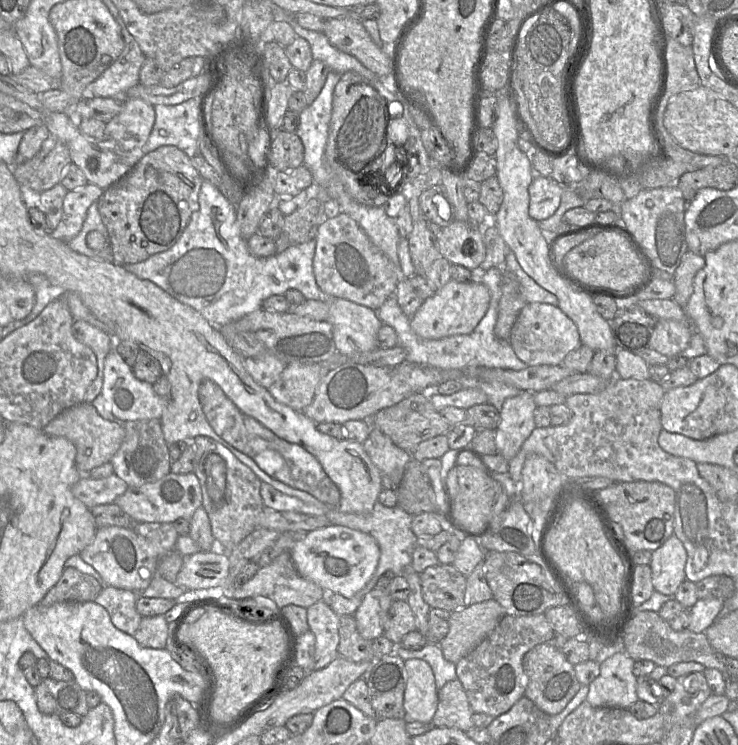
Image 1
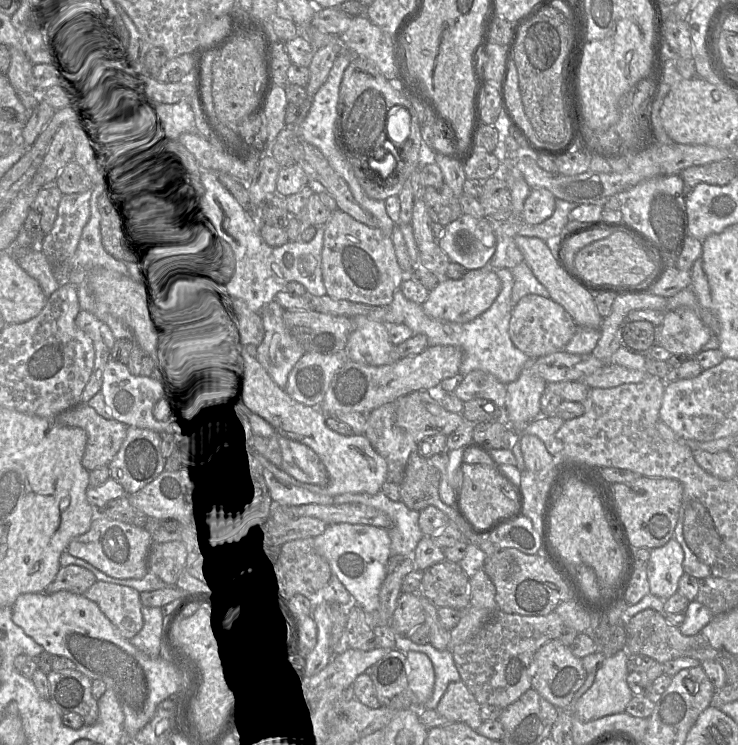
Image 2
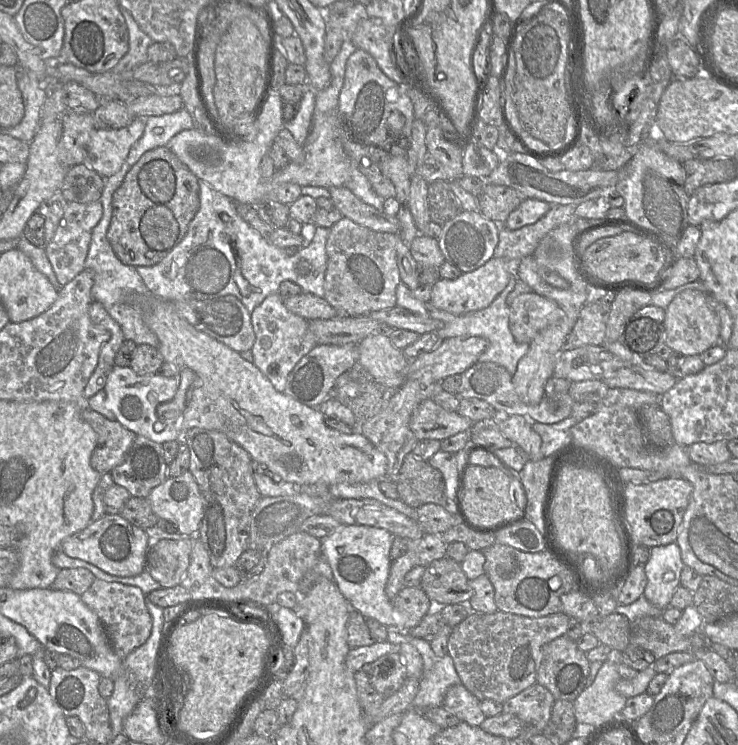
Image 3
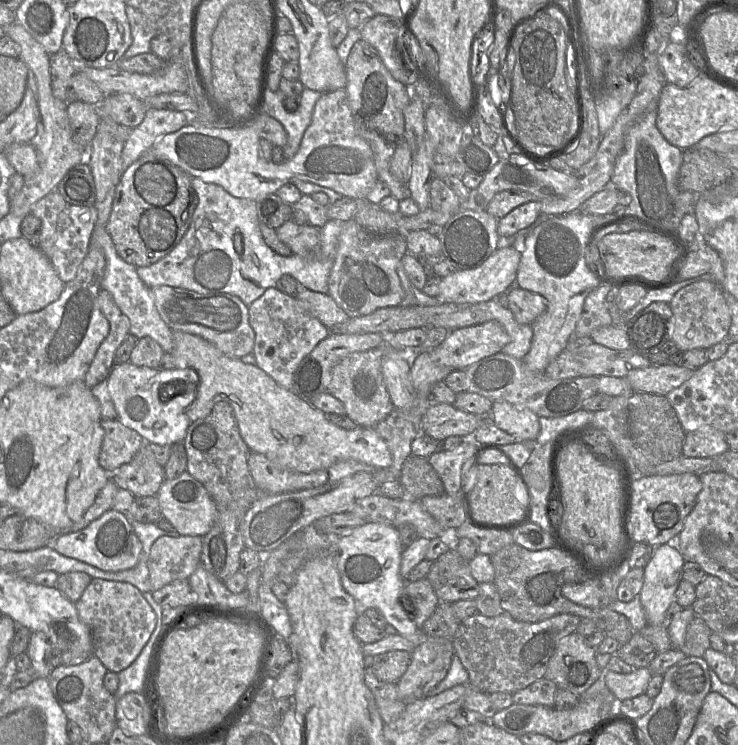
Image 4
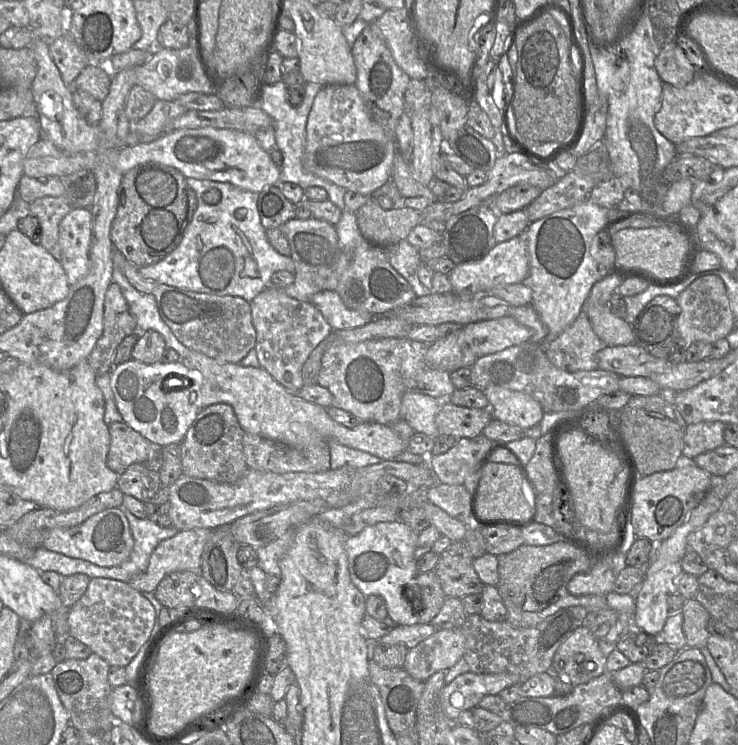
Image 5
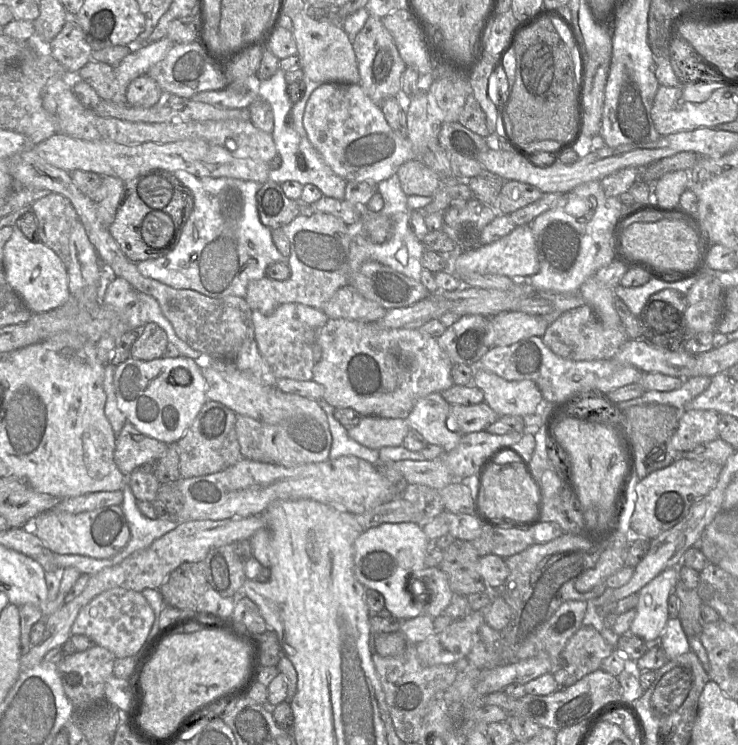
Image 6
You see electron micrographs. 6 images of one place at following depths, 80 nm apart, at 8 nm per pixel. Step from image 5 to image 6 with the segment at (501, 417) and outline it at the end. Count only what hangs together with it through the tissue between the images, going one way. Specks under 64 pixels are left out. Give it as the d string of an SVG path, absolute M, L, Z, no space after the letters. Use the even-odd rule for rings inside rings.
M477 366L473 368L473 384L483 392L484 402L499 417L525 417L542 406L542 394L533 381L508 381Z

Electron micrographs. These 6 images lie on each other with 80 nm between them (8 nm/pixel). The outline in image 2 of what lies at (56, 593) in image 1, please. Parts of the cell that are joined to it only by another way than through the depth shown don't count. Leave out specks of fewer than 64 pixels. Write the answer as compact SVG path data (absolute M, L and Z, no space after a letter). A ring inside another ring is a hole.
M69 565L60 567L55 579L47 586L44 592L51 594L58 591L69 591L84 595L96 581L95 575L86 568Z

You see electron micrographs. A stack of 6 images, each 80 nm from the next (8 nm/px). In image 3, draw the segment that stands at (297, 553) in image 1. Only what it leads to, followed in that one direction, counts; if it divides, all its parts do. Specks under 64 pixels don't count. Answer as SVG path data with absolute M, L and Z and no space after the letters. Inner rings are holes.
M341 525L334 533L321 540L321 554L328 564L340 592L348 600L352 609L359 611L365 618L373 618L386 627L401 631L394 618L392 601L385 593L385 586L391 567L390 549L394 535L383 528L368 525Z

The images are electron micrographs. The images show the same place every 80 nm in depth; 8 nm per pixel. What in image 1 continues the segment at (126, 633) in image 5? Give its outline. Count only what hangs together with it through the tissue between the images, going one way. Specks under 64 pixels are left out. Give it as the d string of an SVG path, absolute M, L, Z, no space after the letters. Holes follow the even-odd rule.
M103 586L94 602L103 606L113 625L124 633L134 636L142 616L136 610L138 594L112 586Z

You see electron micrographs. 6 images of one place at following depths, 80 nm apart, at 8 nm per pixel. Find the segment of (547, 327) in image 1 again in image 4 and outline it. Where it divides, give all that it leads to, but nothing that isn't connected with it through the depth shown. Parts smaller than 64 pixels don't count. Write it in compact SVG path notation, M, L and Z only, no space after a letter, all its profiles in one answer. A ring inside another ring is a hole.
M518 286L509 292L507 301L515 321L521 325L531 325L547 309L542 296Z

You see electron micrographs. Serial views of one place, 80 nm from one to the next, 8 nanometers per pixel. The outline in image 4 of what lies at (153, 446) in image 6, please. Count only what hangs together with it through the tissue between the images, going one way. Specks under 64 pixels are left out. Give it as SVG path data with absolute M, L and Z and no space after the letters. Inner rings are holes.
M101 419L104 437L99 453L99 464L109 474L132 460L145 443L135 430L126 427L118 419Z

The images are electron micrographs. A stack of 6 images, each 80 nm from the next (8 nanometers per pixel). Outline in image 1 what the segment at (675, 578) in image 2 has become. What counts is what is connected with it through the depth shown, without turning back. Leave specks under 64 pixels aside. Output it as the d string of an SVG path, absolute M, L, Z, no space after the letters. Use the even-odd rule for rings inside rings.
M672 534L659 548L652 551L649 566L651 568L654 590L667 596L674 596L678 586L686 579L686 561L687 552L683 543Z

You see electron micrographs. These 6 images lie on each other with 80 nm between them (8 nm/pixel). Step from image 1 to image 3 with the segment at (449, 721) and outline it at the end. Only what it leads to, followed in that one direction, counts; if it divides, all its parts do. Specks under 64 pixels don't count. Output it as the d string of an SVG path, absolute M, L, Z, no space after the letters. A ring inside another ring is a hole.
M462 683L449 687L442 702L445 710L472 726L480 726L486 719L480 705L481 701Z

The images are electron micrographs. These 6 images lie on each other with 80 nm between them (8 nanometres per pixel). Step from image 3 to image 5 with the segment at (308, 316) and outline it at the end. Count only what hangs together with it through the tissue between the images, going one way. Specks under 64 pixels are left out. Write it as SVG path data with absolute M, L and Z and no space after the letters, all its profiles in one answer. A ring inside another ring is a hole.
M324 290L316 293L309 302L321 312L333 330L362 327L376 317L368 312L347 308L336 291Z

